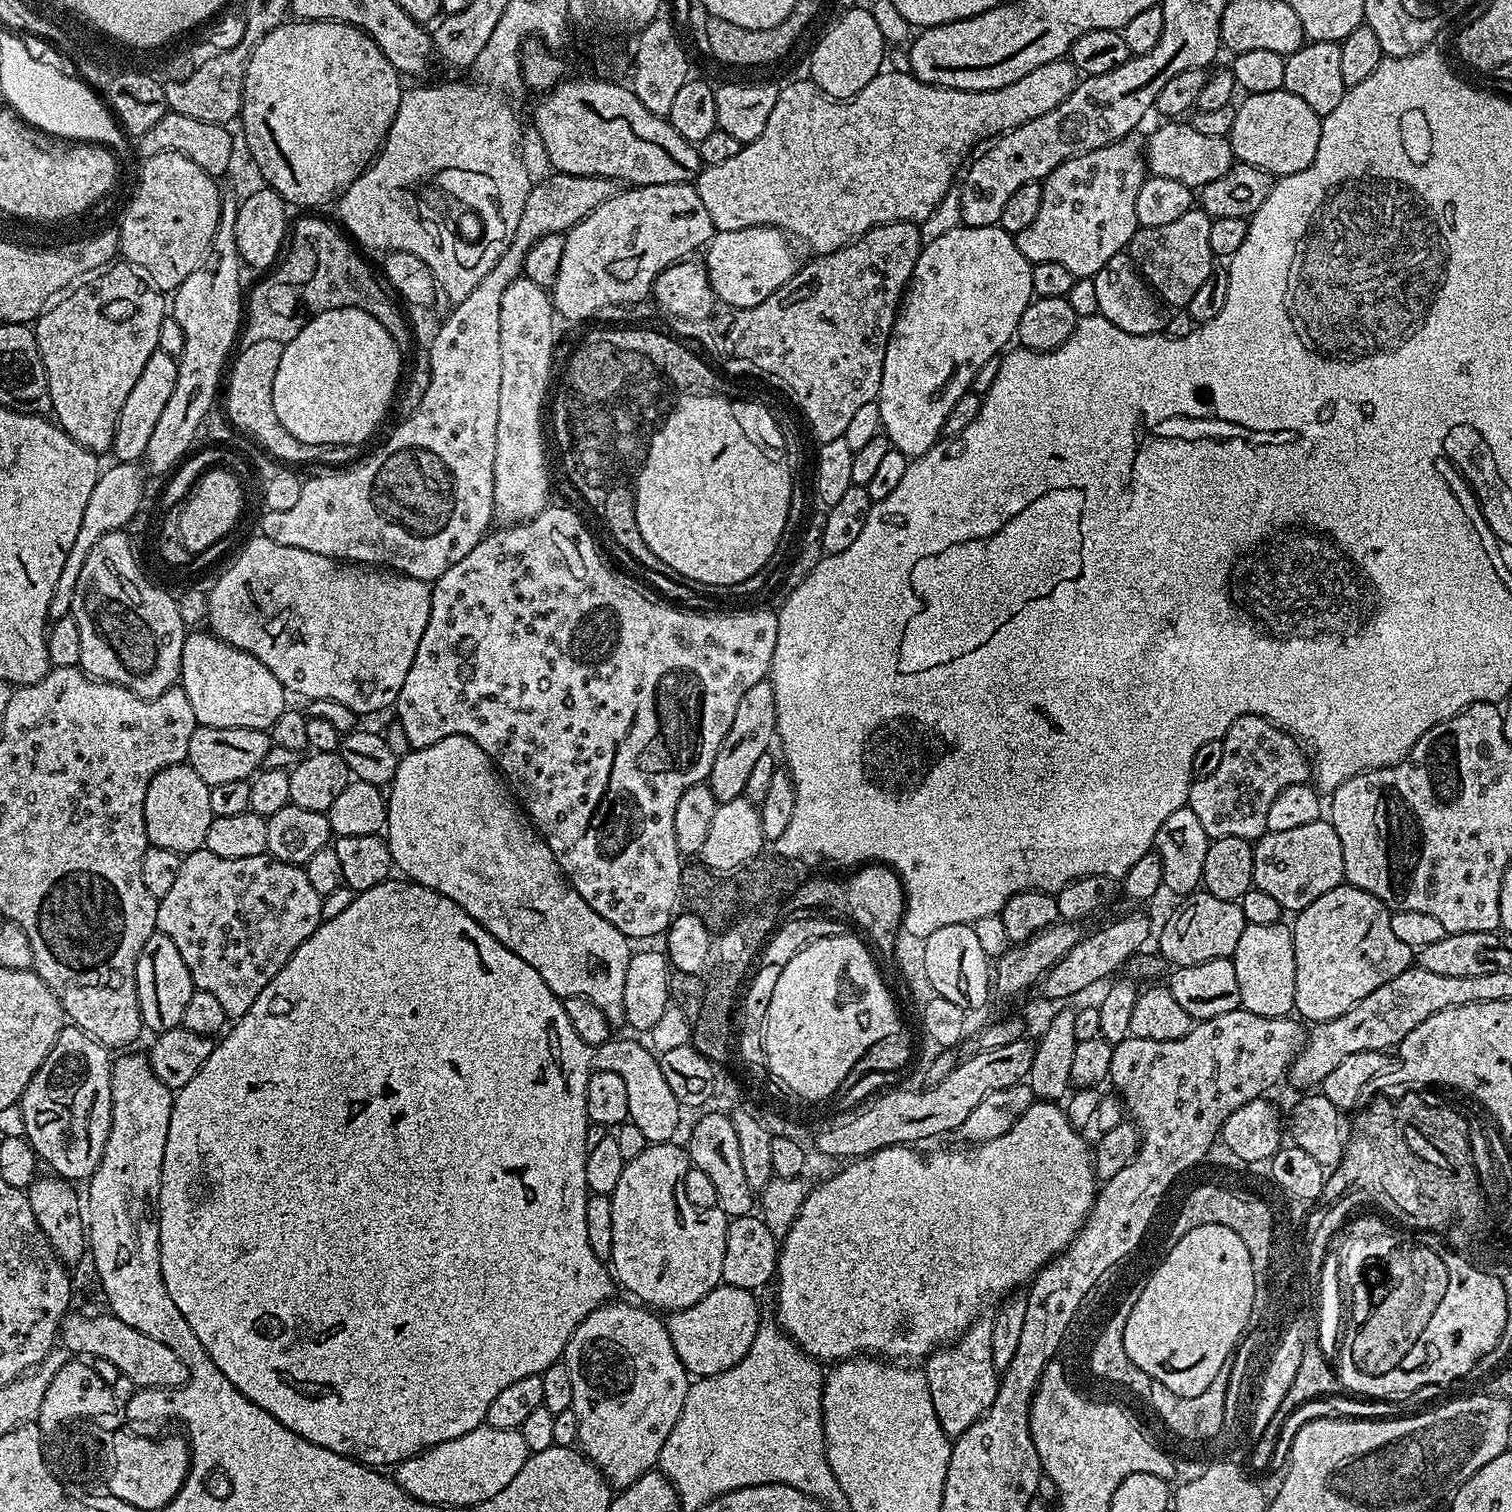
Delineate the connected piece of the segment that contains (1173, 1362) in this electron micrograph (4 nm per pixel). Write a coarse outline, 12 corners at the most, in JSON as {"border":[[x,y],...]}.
{"border":[[1196,1229],[1127,1345],[1174,1394],[1214,1382],[1254,1302],[1242,1238]]}

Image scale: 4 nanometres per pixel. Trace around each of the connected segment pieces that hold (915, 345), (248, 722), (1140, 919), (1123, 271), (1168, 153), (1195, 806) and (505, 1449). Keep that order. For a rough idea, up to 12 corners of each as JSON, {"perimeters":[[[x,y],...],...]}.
{"perimeters":[[[1005,228],[923,245],[880,426],[926,454],[1034,298]],[[189,631],[179,687],[199,727],[263,732],[286,690],[247,648]],[[1138,912],[1087,933],[1045,974],[1048,1000],[1102,983],[1147,945]],[[1127,251],[1091,279],[1099,315],[1126,334],[1163,333],[1165,305]],[[1164,122],[1146,140],[1151,175],[1199,190],[1234,163],[1226,136]],[[1262,716],[1228,728],[1186,806],[1212,840],[1255,842],[1286,786],[1314,768]],[[483,1424],[397,1465],[423,1504],[467,1510],[518,1474],[520,1431]]]}

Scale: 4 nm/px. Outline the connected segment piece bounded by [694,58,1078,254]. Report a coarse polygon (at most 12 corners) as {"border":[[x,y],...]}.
{"border":[[1068,58],[985,92],[783,85],[694,181],[713,229],[813,253],[919,225],[964,155],[1050,114]]}

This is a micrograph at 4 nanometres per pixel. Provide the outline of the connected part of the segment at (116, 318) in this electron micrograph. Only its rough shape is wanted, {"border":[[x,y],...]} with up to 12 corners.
{"border":[[127,262],[34,324],[54,420],[97,454],[166,300]]}

